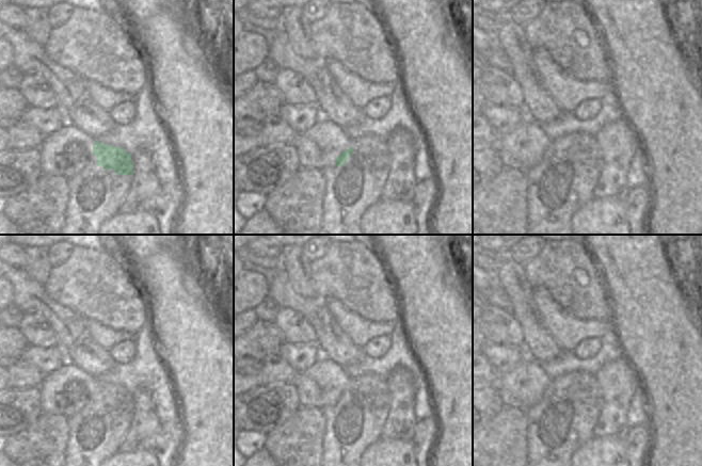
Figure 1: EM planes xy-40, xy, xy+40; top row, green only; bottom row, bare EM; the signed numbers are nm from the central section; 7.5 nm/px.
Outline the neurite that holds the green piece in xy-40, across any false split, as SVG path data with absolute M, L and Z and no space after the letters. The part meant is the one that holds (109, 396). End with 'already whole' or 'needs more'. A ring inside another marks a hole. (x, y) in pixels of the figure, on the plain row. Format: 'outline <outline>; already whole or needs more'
outline M95 380L93 393L97 396L97 404L106 409L113 407L117 414L133 414L131 392L122 386L114 386Z; already whole

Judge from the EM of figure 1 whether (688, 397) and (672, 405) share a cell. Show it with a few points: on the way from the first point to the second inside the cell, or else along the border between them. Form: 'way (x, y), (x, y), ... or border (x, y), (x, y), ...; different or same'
border (679, 388), (676, 419); different

